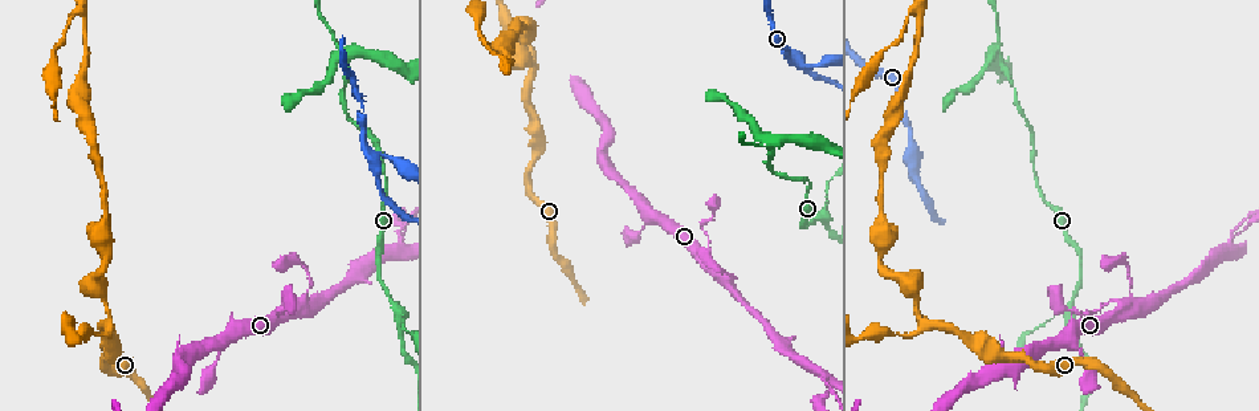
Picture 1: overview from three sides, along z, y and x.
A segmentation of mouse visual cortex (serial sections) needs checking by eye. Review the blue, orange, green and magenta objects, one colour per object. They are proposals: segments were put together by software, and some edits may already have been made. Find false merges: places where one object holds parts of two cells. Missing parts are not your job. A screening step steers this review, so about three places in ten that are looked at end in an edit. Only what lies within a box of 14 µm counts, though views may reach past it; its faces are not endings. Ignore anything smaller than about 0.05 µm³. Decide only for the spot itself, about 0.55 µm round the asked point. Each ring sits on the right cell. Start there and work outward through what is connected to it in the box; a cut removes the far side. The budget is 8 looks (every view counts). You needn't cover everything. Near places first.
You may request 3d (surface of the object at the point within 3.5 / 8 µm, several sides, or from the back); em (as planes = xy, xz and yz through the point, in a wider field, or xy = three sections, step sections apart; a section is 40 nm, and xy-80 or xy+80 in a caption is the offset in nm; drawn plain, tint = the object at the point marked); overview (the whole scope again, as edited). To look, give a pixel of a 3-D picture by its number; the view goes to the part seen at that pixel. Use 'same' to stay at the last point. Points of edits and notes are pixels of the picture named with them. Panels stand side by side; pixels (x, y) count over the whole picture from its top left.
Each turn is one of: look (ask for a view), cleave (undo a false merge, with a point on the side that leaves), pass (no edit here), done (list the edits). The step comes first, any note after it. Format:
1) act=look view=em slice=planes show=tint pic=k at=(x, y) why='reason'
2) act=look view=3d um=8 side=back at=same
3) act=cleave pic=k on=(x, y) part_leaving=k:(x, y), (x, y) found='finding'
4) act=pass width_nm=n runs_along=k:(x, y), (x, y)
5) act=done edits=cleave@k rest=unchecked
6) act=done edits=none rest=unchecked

act=look view=3d um=3.5 pic=1 at=(1125, 308) why='small branch off a trunk'

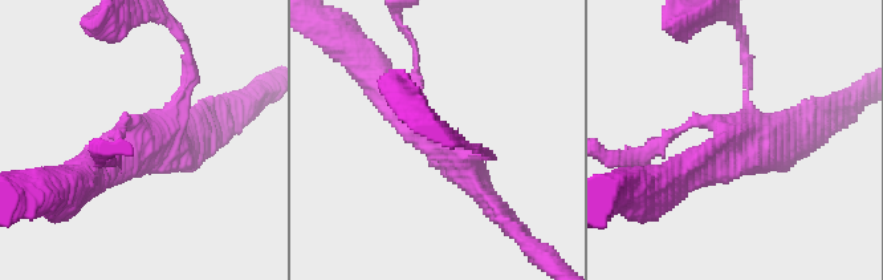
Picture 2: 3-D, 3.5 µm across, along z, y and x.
act=look view=em slice=xy step=5 show=tint pic=2 at=(730, 146) arms=4 arm_widths_nm=150,200,350,350 why='need the tissue'

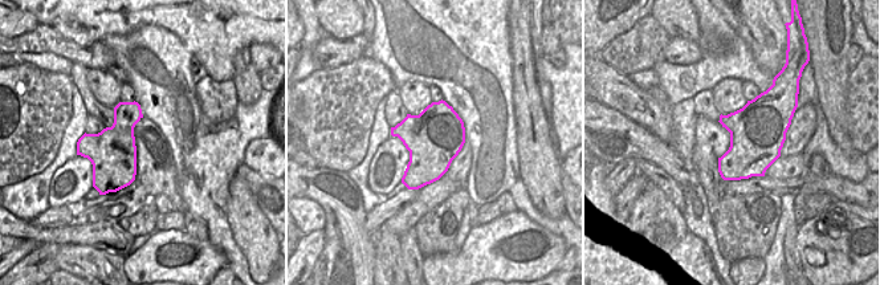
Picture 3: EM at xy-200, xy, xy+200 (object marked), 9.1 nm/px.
act=pass runs_along=2:(377, 77), (487, 199) found='one cell here'

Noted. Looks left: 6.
act=look view=3d um=3.5 pic=1 at=(1230, 247) why='side arm on a straight run'

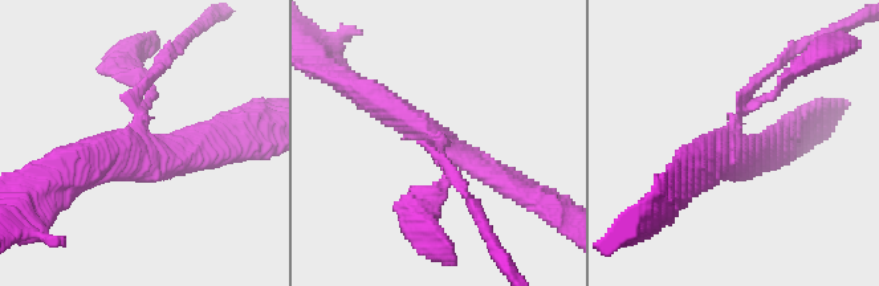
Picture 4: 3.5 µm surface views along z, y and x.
act=look view=em slice=planes show=tint pic=4 at=(132, 148) why='need the tissue'

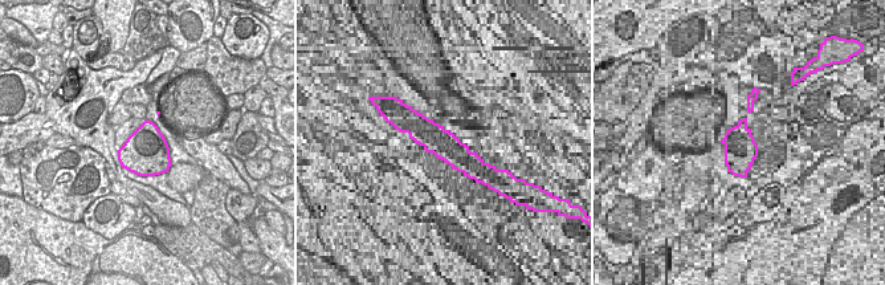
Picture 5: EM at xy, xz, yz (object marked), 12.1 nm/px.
act=look view=em slice=xy step=2 show=tint at=same

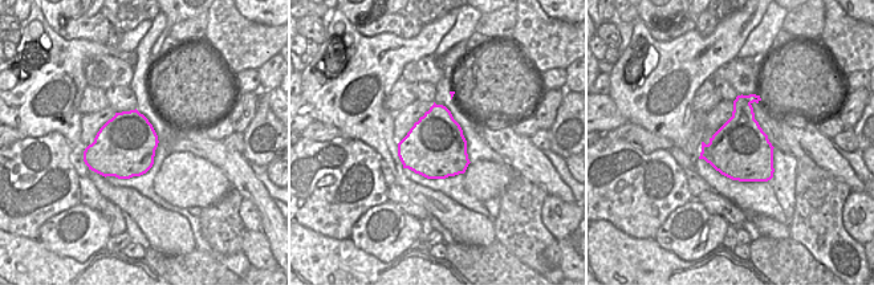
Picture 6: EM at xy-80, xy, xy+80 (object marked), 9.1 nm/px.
act=cleave pic=4 on=(154, 74) width_nm=550 part_leaving=4:(142, 111), (130, 50) found='a second cell is stuck on'

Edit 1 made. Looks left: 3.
act=look view=3d um=3.5 pic=1 at=(822, 218) why='arms part here'

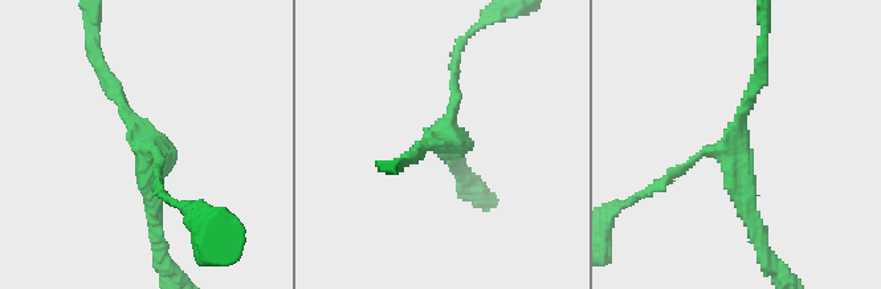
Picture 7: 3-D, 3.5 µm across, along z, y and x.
act=look view=em slice=xy step=1 show=tint pic=7 at=(446, 138) arms=3 arm_widths_nm=100,150,200 why='now the EM'

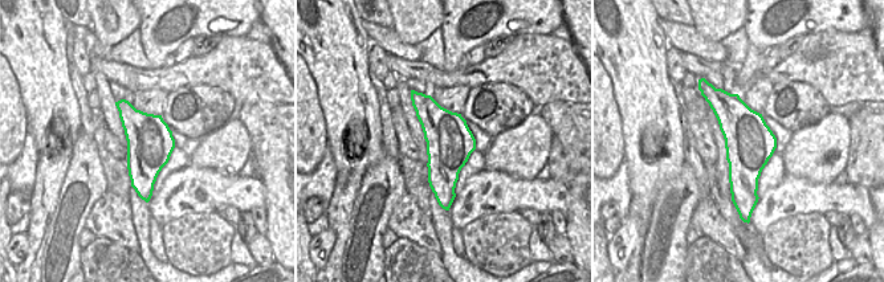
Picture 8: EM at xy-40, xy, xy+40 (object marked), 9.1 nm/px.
act=pass runs_along=7:(103, 81), (153, 154), (156, 235) found='all the same cell'

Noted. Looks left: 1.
act=done edits=cleave@4 rest=unchecked

